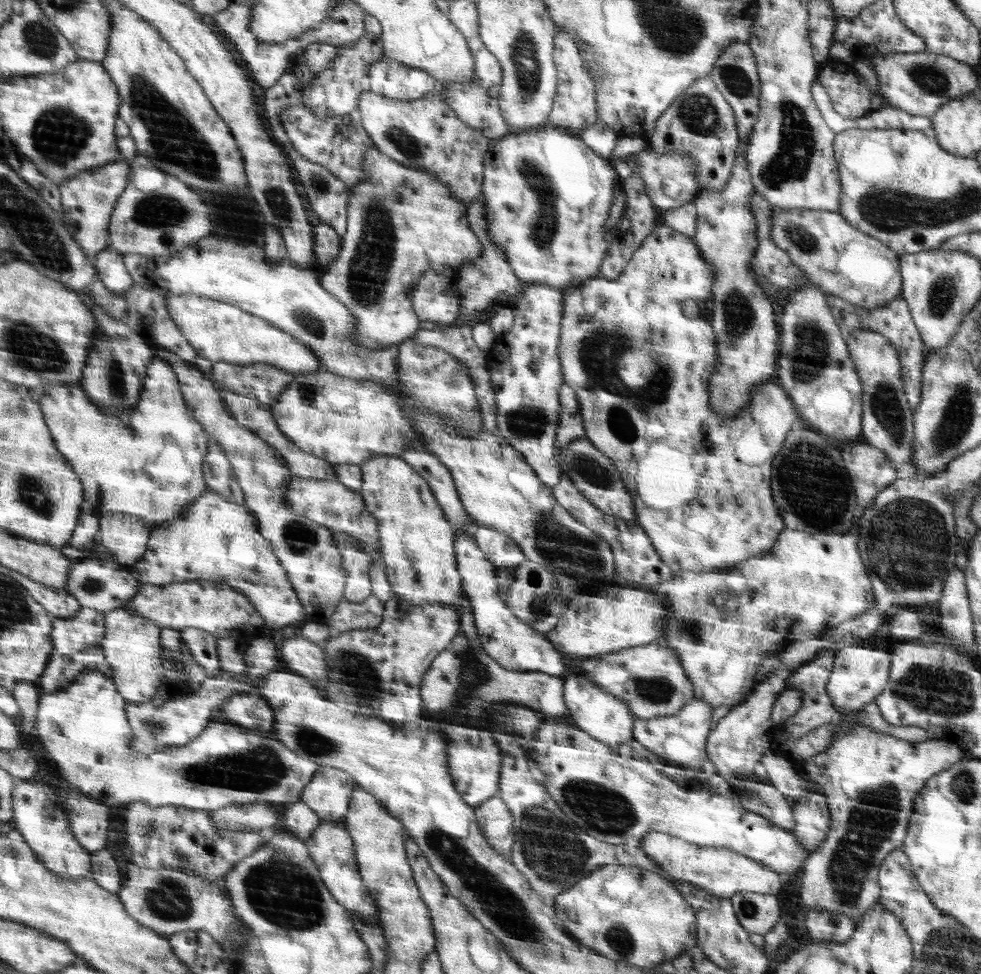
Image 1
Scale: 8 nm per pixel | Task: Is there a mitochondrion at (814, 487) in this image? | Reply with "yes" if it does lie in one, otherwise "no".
yes

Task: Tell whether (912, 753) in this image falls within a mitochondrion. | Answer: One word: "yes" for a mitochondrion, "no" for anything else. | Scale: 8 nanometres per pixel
no

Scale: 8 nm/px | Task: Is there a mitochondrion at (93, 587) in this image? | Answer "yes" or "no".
yes

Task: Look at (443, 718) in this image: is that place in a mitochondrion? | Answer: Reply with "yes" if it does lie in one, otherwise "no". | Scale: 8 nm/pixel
no

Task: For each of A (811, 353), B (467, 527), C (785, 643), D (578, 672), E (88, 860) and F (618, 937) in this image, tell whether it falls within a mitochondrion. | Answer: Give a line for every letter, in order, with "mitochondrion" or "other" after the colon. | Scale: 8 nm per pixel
A: mitochondrion
B: other
C: other
D: other
E: other
F: mitochondrion

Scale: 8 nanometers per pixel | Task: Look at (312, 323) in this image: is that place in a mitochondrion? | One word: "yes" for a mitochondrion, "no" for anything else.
yes

